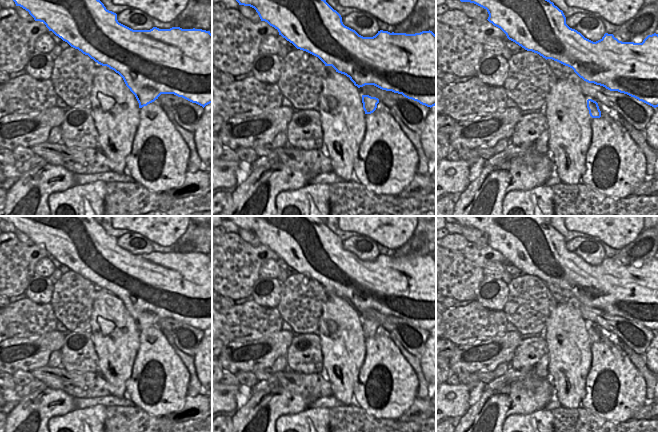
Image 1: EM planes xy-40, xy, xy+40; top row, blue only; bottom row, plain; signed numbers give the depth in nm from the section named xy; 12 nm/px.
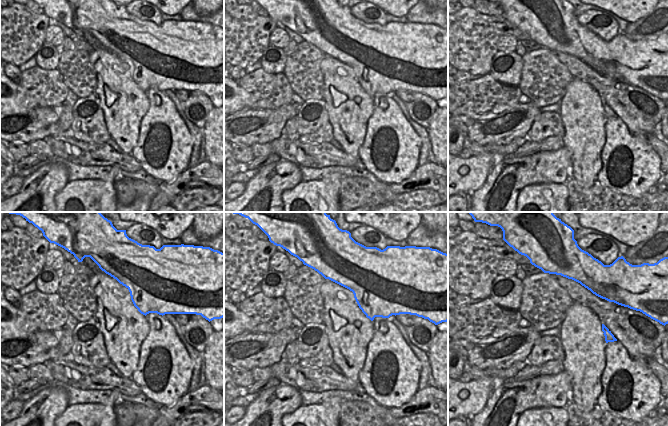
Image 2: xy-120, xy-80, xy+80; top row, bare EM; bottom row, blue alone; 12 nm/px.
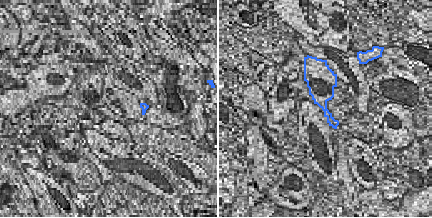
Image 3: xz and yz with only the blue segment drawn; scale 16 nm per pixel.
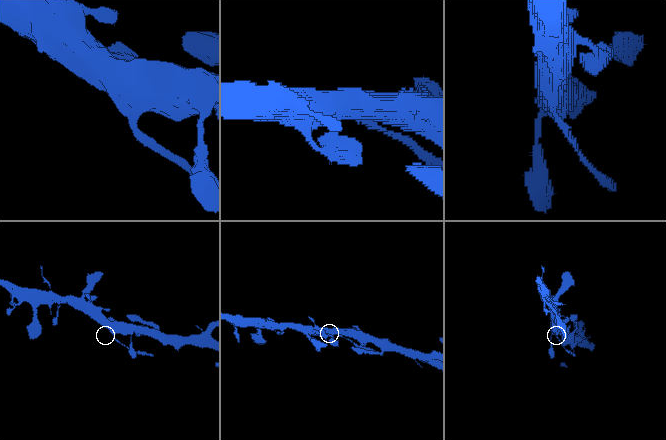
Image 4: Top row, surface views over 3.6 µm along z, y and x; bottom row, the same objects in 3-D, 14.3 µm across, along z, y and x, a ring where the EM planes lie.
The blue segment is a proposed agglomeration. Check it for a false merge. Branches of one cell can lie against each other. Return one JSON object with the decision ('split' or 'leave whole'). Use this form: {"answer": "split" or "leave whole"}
{"answer": "split"}

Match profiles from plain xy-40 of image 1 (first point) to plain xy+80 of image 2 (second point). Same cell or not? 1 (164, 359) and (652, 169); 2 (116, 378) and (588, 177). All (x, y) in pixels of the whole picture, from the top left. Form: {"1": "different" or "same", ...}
{"1": "same", "2": "same"}

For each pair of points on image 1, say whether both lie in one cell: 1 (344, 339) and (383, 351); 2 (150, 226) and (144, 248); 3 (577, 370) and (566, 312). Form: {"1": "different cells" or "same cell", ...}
{"1": "different cells", "2": "different cells", "3": "same cell"}

